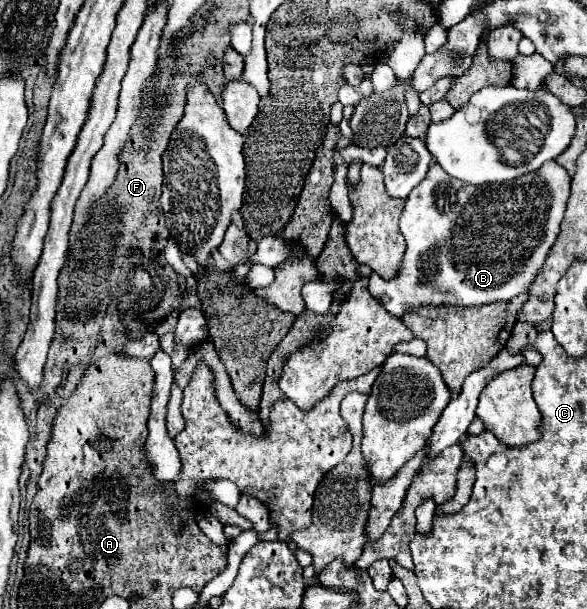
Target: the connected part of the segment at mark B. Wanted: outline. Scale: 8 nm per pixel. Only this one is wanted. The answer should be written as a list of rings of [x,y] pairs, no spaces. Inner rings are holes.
[[[555,160],[543,164],[539,172],[501,182],[501,184],[483,184],[473,186],[461,180],[455,180],[431,164],[425,180],[411,192],[405,200],[405,210],[401,216],[401,234],[407,242],[407,252],[403,266],[395,280],[385,282],[379,274],[371,272],[369,276],[369,294],[381,302],[381,306],[393,314],[403,316],[411,306],[419,304],[459,304],[475,306],[489,302],[503,302],[517,296],[521,290],[531,286],[531,280],[537,276],[551,242],[559,234],[559,224],[563,220],[565,204],[569,198],[571,178],[563,166],[557,166]]]

